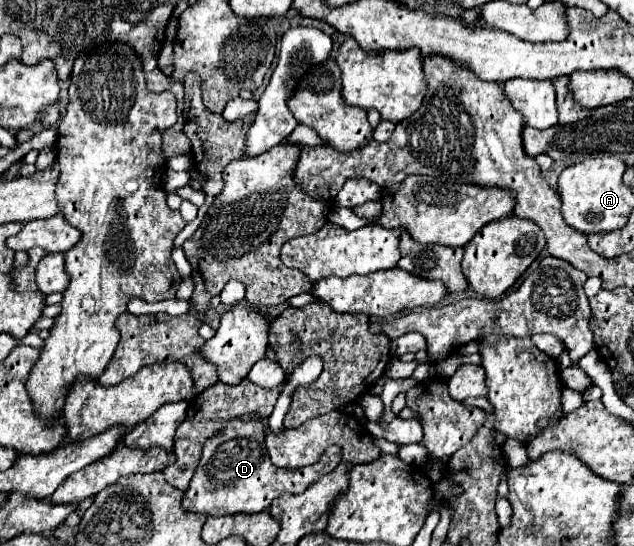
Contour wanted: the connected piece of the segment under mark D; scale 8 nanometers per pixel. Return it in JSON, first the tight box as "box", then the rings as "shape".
{"box":[183,419,341,515],"shape":[[[231,419],[225,431],[205,443],[201,463],[191,479],[189,491],[183,497],[183,507],[205,515],[233,515],[233,513],[261,513],[269,509],[271,501],[283,493],[301,493],[313,481],[331,473],[341,463],[341,449],[329,447],[321,459],[301,469],[275,469],[265,447],[265,431],[259,421]]]}

